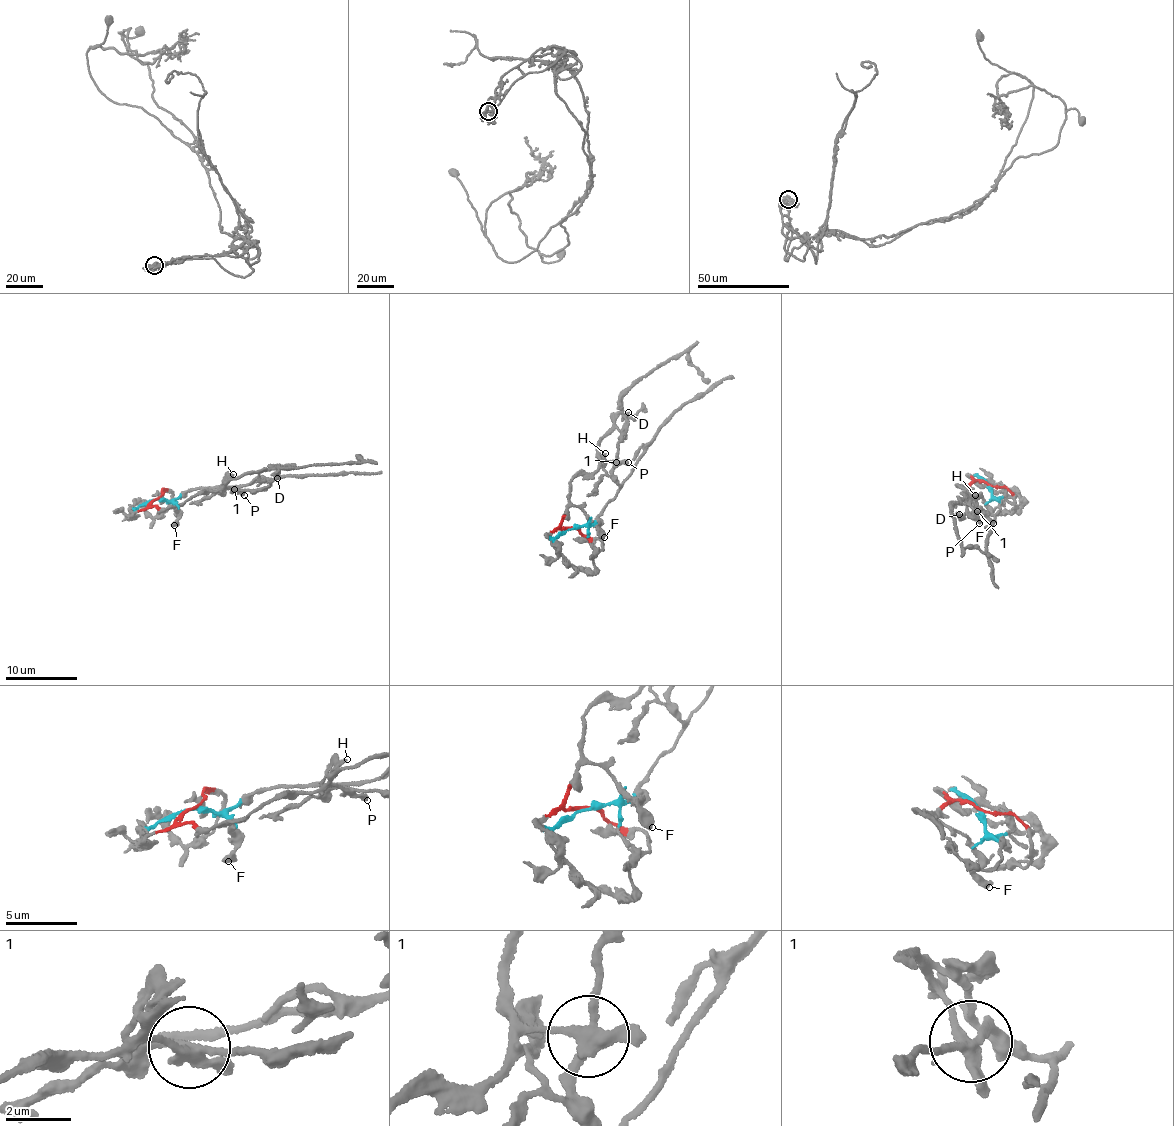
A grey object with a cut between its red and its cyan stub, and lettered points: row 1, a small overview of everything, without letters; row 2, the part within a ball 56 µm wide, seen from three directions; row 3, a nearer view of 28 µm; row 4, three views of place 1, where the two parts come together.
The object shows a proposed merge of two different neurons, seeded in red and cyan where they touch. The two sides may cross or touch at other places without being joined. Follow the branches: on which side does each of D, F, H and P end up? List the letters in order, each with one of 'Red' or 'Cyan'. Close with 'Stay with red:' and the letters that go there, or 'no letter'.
D: Cyan
F: Red
H: Cyan
P: Red
Stay with red: F, P

